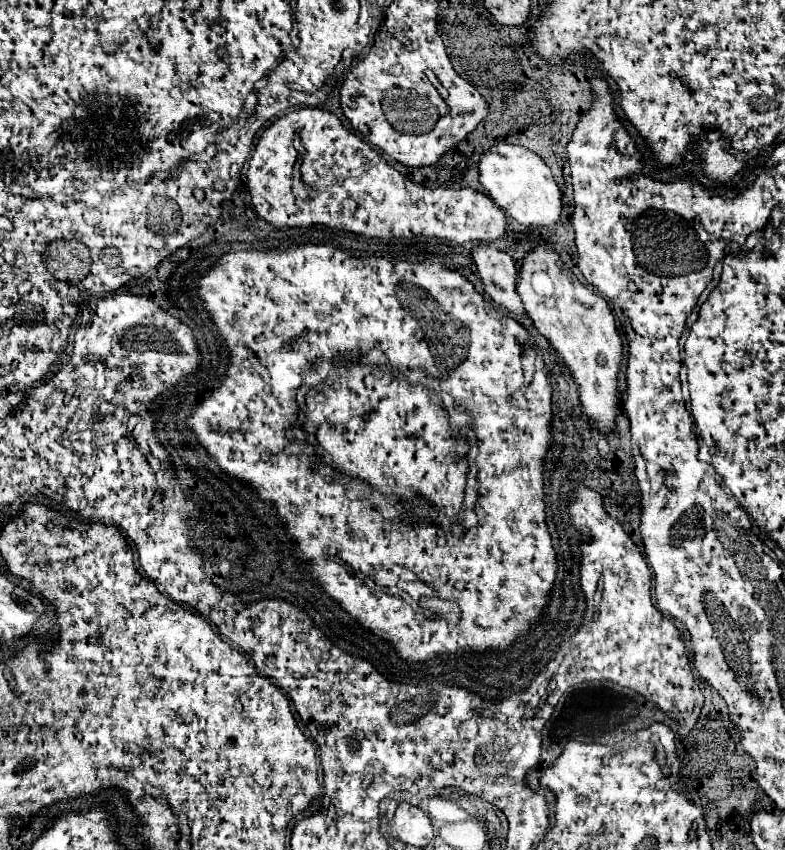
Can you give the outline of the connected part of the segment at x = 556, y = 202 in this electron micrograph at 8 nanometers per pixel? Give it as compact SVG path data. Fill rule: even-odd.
M493 145L479 161L479 181L487 189L489 197L517 223L525 227L555 227L557 223L561 223L561 191L551 169L537 153L521 145Z

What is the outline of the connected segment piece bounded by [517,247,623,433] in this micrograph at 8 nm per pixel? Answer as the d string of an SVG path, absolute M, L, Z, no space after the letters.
M537 247L525 255L517 291L537 331L569 367L583 411L595 423L597 433L613 431L621 405L619 371L623 361L623 341L609 303L581 285L579 279L563 265L559 255L545 247Z

